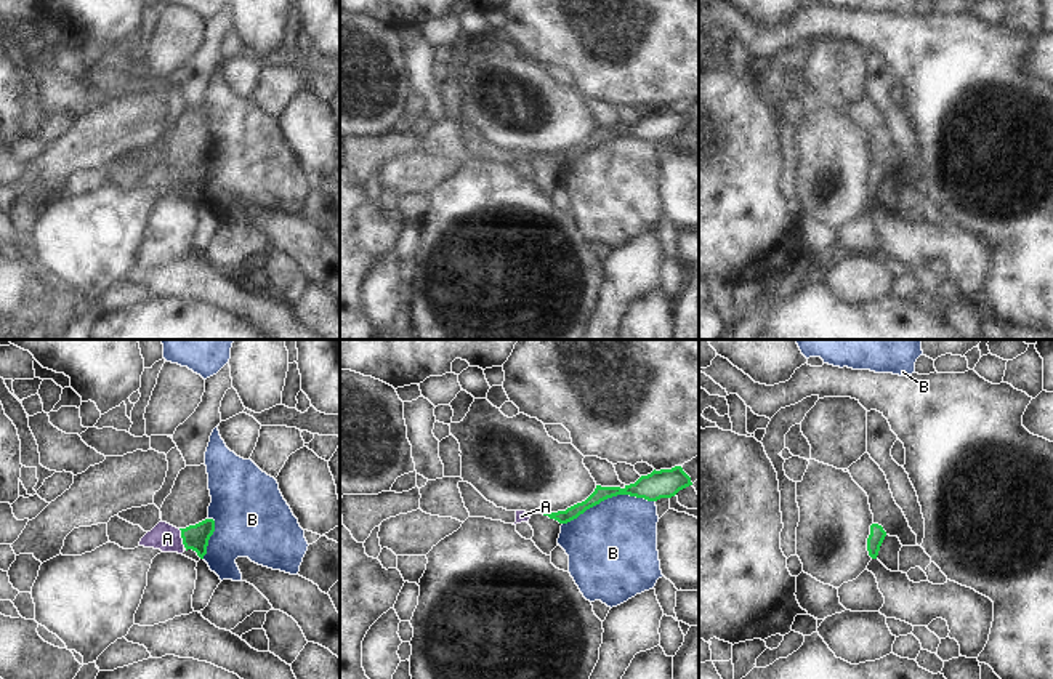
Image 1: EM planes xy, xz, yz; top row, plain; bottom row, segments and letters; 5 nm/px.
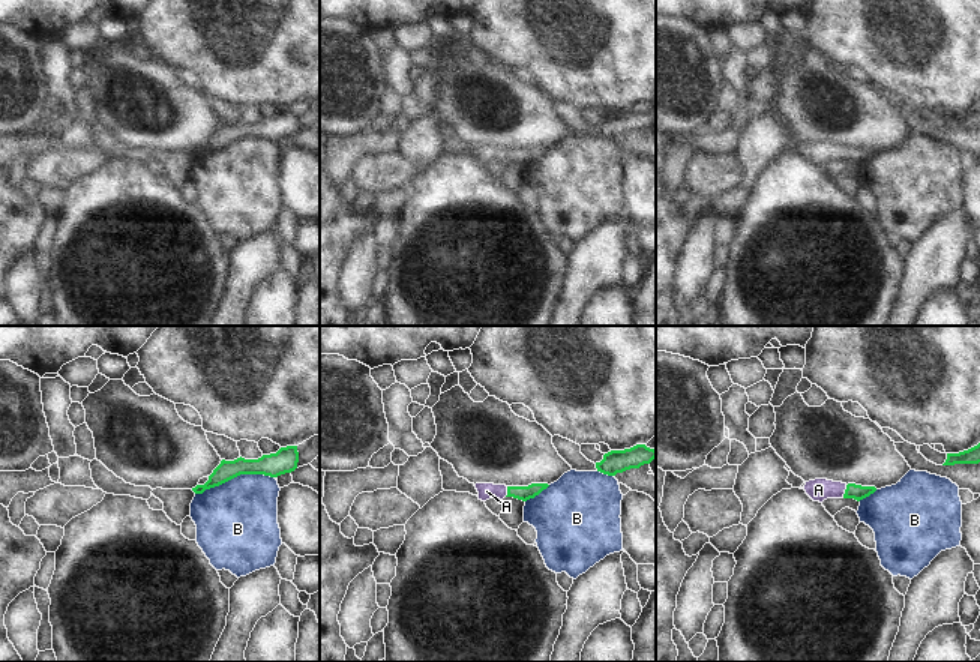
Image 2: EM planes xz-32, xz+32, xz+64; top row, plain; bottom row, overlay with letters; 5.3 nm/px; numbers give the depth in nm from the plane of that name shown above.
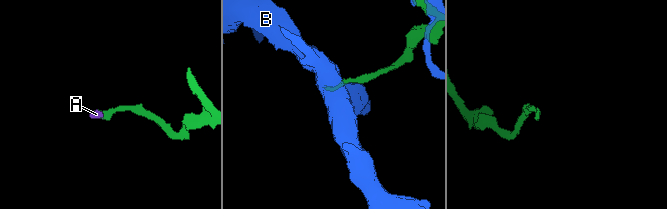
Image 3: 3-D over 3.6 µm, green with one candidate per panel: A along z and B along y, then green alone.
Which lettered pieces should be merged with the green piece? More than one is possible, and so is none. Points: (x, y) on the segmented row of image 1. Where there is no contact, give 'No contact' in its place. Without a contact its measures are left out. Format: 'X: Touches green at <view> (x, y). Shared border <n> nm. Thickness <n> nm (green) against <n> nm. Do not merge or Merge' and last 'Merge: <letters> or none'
A: Touches green at xy (183, 538). Shared border 100 nm. Thickness 130 nm (green) against 140 nm. Merge
B: Touches green at xz (608, 497). Shared border 480 nm. Thickness 140 nm (green) against 440 nm. Do not merge
Merge: A

